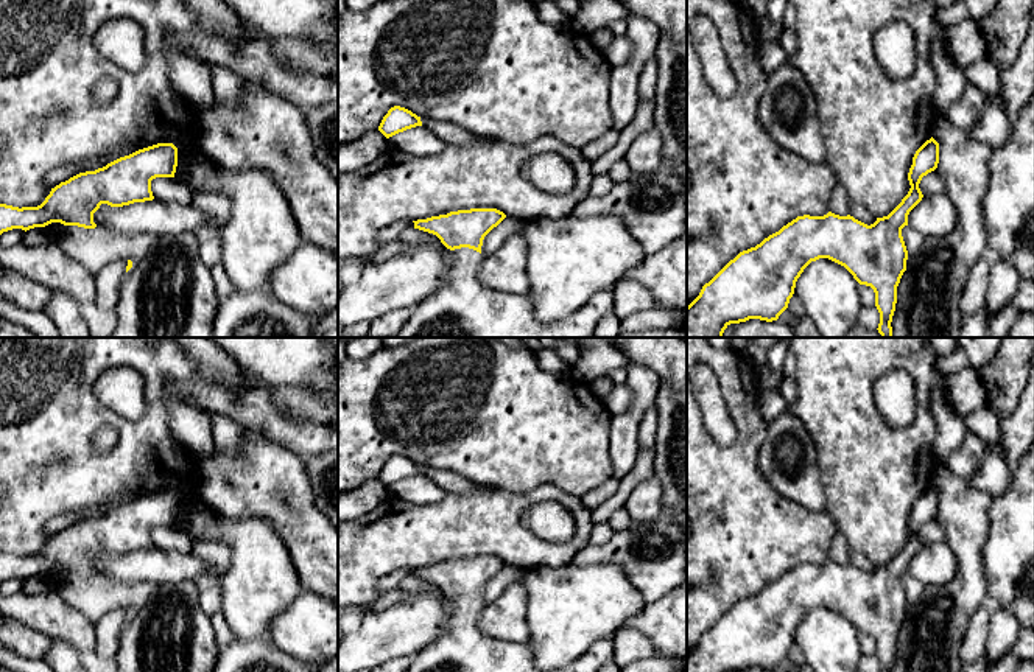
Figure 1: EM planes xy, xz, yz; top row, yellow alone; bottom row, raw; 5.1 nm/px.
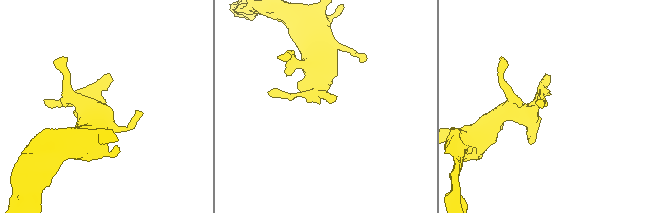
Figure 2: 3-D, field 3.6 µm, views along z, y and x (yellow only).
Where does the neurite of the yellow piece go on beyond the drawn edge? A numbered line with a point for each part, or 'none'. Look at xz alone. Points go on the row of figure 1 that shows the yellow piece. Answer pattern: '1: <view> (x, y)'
1: xz (461, 307)

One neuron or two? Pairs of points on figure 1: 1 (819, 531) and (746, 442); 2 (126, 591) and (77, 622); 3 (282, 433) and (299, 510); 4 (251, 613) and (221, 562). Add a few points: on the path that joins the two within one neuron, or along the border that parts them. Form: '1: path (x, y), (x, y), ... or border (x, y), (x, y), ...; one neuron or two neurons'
1: path (791, 526), (746, 481), (746, 470); one neuron
2: border (59, 593), (94, 622); two neurons
3: border (254, 430), (282, 444), (304, 461); two neurons
4: border (203, 540), (229, 548), (223, 573); two neurons

